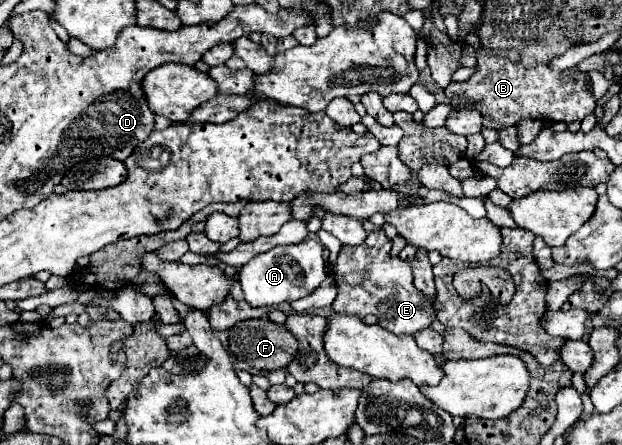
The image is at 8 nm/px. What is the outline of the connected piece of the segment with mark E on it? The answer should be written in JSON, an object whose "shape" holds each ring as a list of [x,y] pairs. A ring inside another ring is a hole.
{"shape":[[[384,230],[370,232],[366,242],[352,248],[342,246],[338,252],[338,260],[334,264],[334,280],[338,288],[338,296],[332,302],[332,310],[336,314],[350,314],[364,318],[366,314],[374,314],[378,324],[394,334],[414,336],[416,332],[430,328],[436,320],[434,300],[428,300],[414,284],[412,270],[406,260],[400,256],[392,256],[392,240],[384,234]]]}

